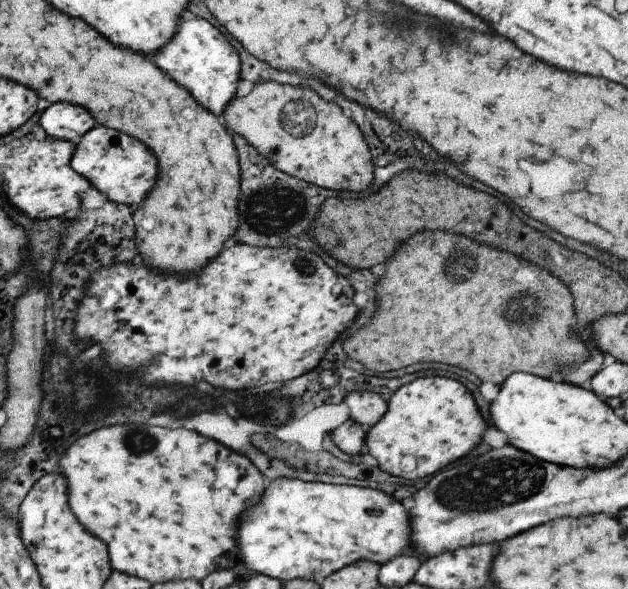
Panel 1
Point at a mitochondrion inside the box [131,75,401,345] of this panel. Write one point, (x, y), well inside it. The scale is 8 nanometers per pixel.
(298, 119)

